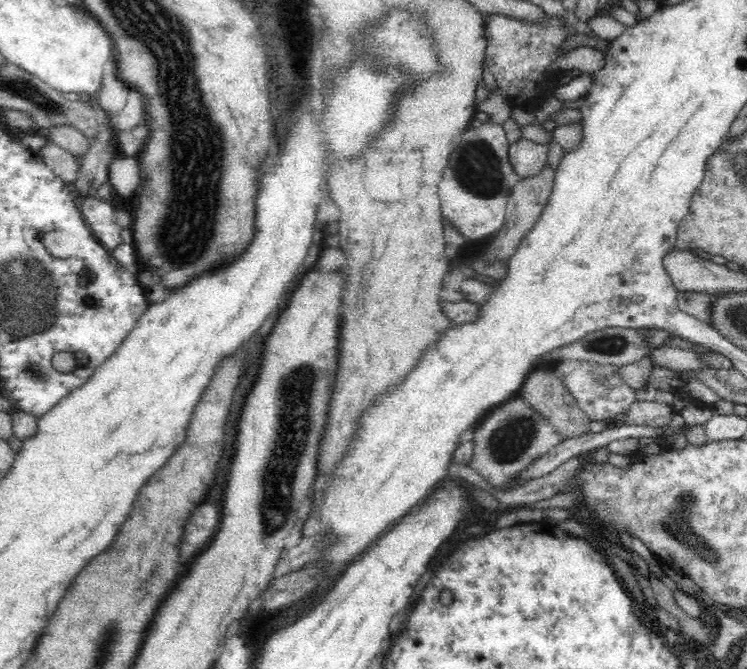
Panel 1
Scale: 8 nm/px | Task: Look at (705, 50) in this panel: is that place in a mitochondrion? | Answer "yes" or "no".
no

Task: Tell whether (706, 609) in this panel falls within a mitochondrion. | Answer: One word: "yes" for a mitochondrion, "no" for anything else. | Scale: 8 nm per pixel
no

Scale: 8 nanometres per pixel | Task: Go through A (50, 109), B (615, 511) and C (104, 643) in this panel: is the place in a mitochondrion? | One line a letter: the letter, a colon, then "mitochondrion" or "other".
A: mitochondrion
B: mitochondrion
C: mitochondrion

